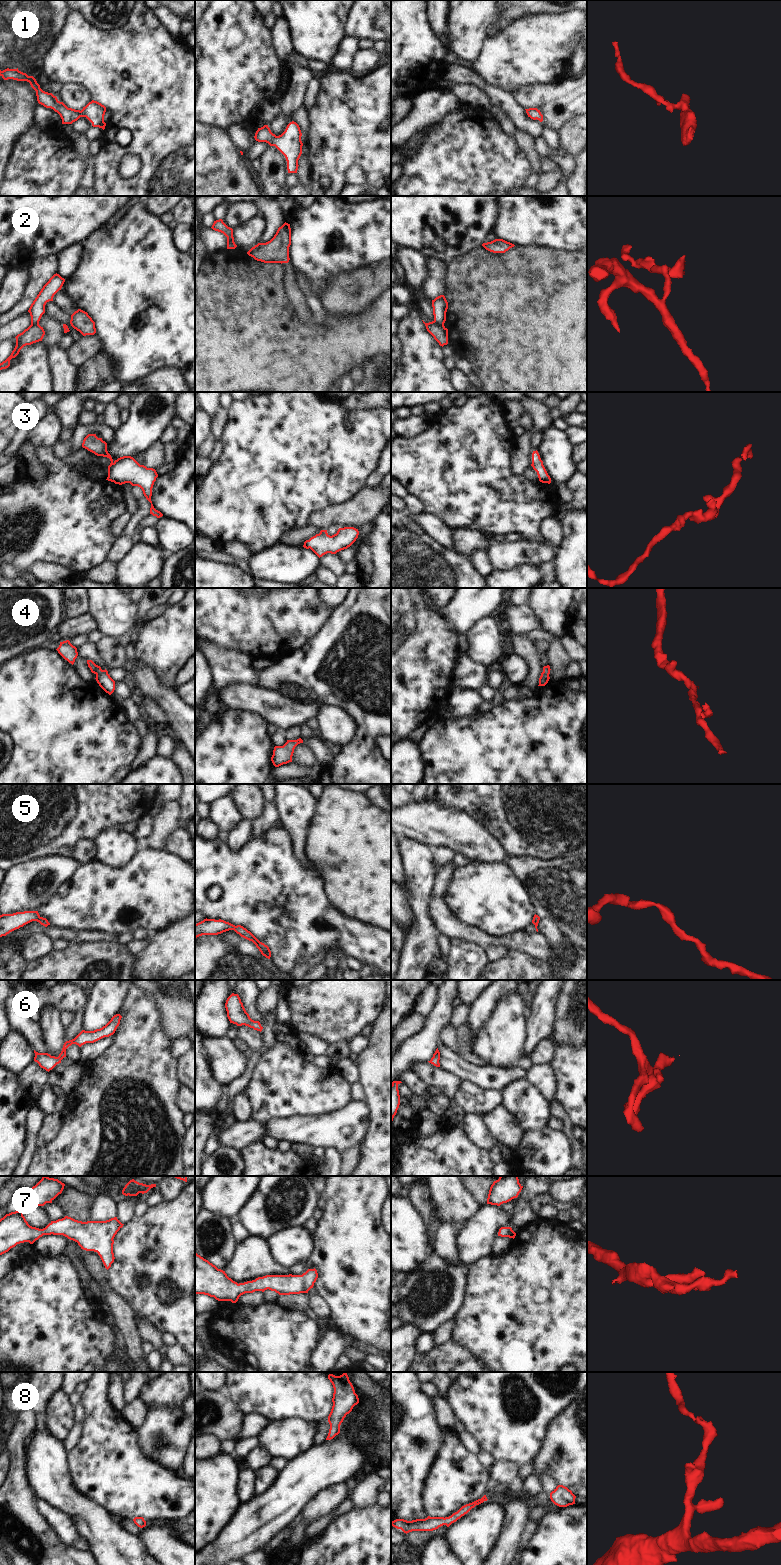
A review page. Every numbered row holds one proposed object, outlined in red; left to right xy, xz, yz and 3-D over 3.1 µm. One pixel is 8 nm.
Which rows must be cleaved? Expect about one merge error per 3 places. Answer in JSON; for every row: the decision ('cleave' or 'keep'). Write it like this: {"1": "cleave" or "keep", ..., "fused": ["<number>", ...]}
{"1": "keep", "2": "cleave", "3": "keep", "4": "keep", "5": "keep", "6": "keep", "7": "keep", "8": "keep", "fused": ["2"]}

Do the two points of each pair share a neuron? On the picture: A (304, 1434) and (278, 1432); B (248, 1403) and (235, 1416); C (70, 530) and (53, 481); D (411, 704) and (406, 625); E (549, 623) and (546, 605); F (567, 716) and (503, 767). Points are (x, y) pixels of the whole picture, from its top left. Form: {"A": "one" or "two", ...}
{"A": "one", "B": "two", "C": "one", "D": "one", "E": "one", "F": "one"}

